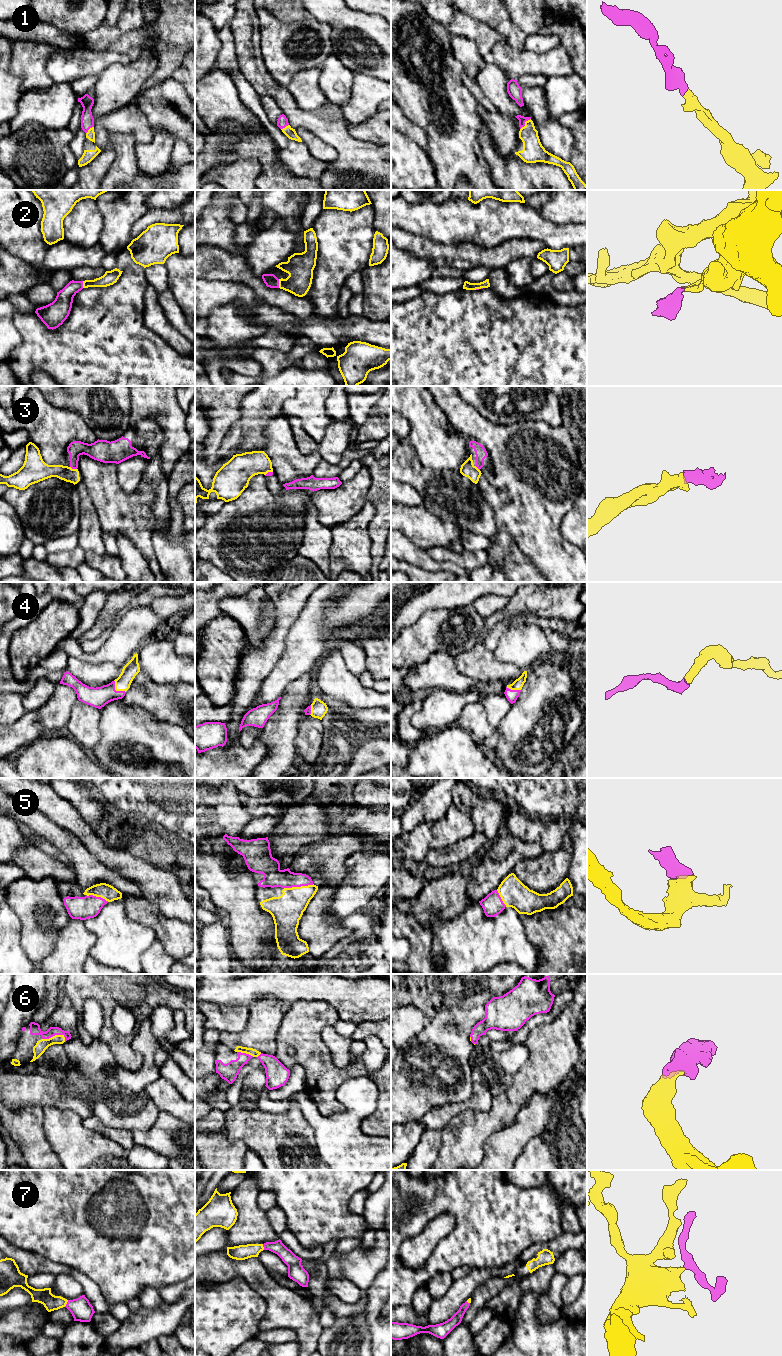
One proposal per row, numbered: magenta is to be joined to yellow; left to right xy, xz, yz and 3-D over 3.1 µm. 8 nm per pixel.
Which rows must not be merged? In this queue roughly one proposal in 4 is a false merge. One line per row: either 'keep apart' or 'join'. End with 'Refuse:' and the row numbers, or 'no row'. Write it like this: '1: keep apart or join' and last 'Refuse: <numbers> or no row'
1: join
2: join
3: join
4: join
5: join
6: join
7: join
Refuse: no row

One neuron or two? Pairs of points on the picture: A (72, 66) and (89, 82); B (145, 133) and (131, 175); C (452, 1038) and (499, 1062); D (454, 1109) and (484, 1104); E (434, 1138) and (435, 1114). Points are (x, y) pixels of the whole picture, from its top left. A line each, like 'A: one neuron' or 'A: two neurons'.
A: two neurons
B: two neurons
C: two neurons
D: one neuron
E: two neurons

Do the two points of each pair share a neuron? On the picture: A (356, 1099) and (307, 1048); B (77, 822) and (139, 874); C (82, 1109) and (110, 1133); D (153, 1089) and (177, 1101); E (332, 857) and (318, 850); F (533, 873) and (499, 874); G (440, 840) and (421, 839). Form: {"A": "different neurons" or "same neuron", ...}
{"A": "different neurons", "B": "same neuron", "C": "different neurons", "D": "same neuron", "E": "same neuron", "F": "different neurons", "G": "different neurons"}

